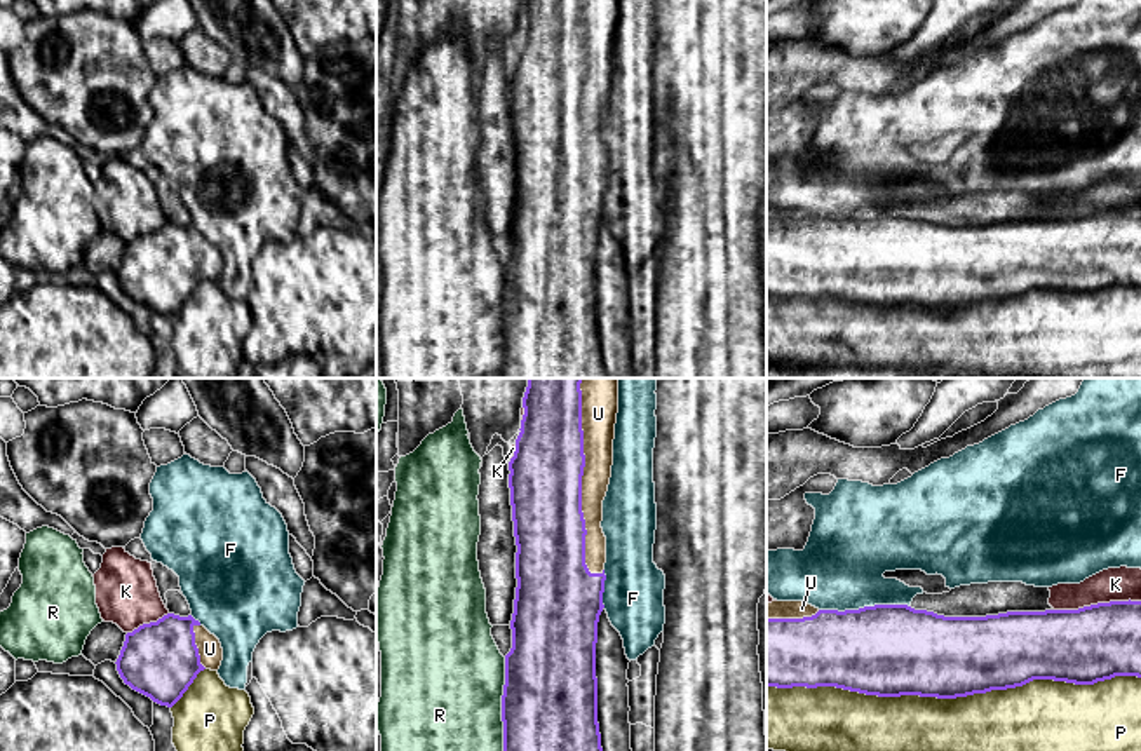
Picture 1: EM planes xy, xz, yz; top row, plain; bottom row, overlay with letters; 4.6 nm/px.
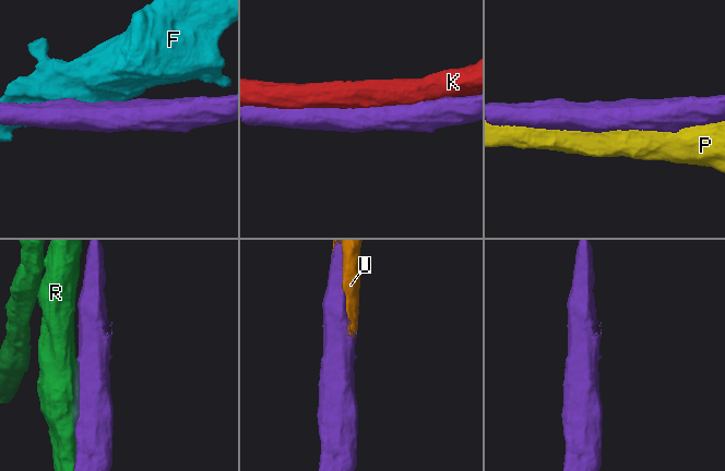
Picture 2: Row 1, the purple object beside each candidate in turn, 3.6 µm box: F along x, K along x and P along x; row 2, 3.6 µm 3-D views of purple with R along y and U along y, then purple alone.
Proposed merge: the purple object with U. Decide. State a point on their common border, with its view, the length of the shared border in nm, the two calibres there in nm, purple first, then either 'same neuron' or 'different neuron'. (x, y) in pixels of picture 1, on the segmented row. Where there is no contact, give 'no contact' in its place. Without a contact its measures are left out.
meets purple in xz at (580, 481); contact 900 nm long; 340 nm thick on the purple side, 140 nm on the other; same neuron

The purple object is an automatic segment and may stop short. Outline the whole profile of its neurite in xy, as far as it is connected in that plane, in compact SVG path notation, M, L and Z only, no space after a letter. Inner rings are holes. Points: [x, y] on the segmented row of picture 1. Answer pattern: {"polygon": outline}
{"polygon": "M167 613L127 633L115 664L125 685L172 707L200 671L218 671L221 660L219 639L199 620Z"}

